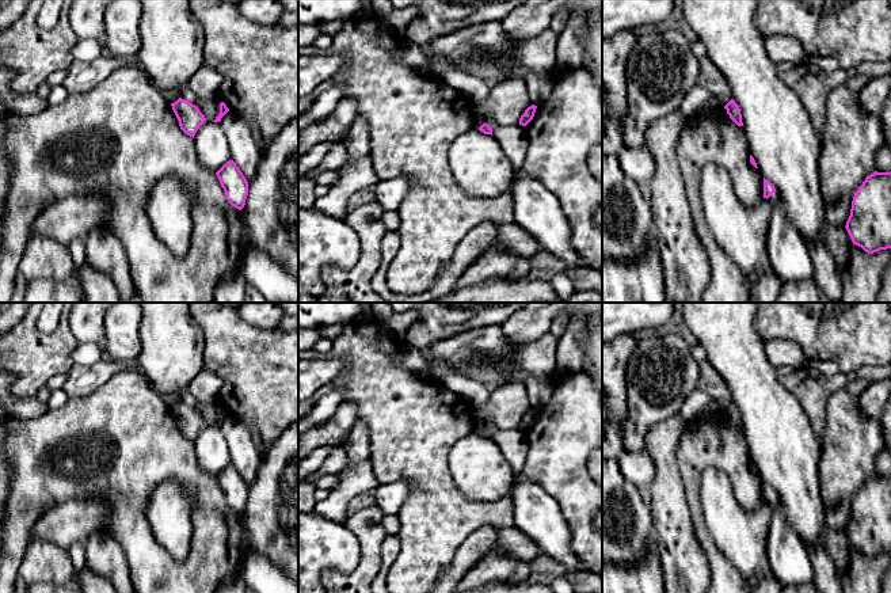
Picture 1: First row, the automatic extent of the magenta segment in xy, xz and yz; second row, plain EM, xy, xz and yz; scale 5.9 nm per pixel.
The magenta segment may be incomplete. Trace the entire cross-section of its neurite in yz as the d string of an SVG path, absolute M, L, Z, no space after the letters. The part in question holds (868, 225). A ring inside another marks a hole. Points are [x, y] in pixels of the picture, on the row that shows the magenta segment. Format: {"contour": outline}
{"contour": "M875 171L865 178L845 228L853 244L868 254L891 248L891 172Z"}

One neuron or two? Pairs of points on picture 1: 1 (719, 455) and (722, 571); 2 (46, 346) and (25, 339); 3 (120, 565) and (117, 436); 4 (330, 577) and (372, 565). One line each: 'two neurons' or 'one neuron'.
1: one neuron
2: one neuron
3: two neurons
4: one neuron

